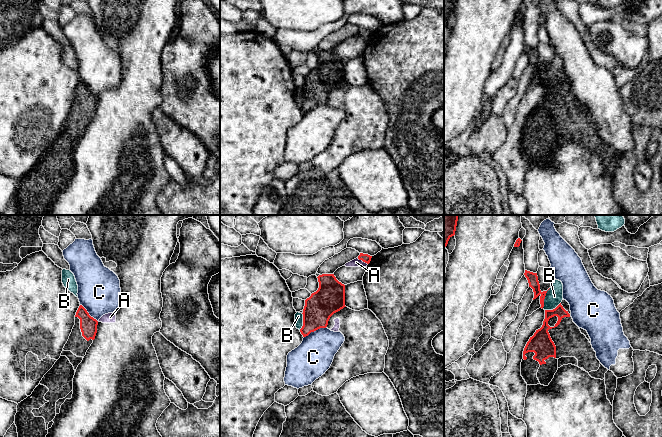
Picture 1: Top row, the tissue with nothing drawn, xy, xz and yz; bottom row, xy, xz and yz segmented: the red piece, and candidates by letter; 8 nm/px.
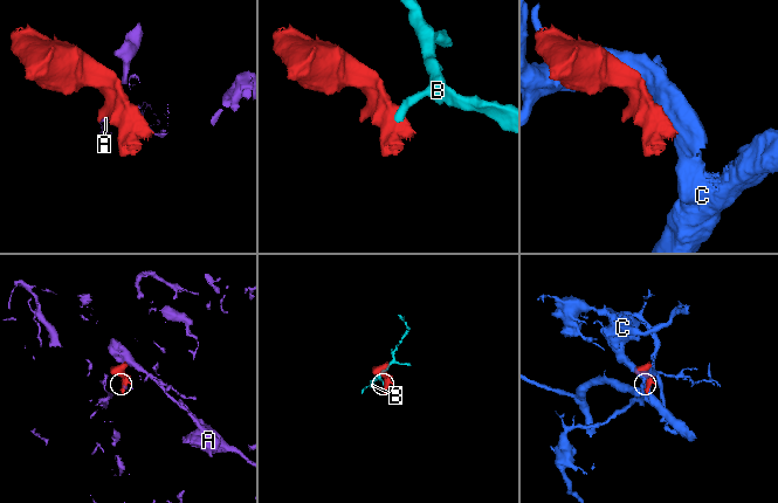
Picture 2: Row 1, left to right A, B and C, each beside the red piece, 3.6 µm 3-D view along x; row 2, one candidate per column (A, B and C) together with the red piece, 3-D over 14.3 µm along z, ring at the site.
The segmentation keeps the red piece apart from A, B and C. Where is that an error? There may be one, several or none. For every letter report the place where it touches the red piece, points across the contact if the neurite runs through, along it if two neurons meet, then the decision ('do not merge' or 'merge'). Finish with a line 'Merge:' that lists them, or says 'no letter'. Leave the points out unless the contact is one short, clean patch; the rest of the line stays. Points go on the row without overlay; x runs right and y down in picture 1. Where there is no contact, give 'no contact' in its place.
A: contact xz (362, 36); border xz (357, 34), (367, 40); do not merge
B: contact yz (544, 74); border yz (550, 64), (546, 69), (542, 84); do not merge
C: contact xz (315, 106); do not merge
Merge: no letter

